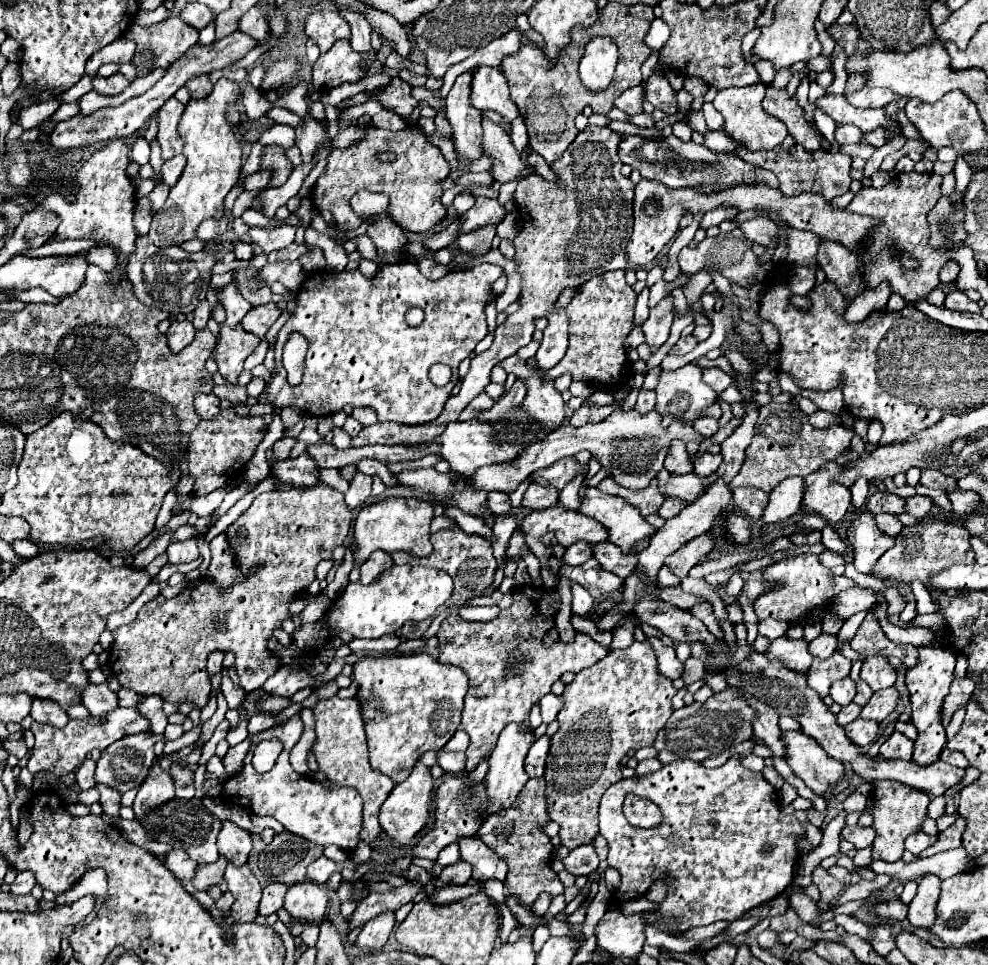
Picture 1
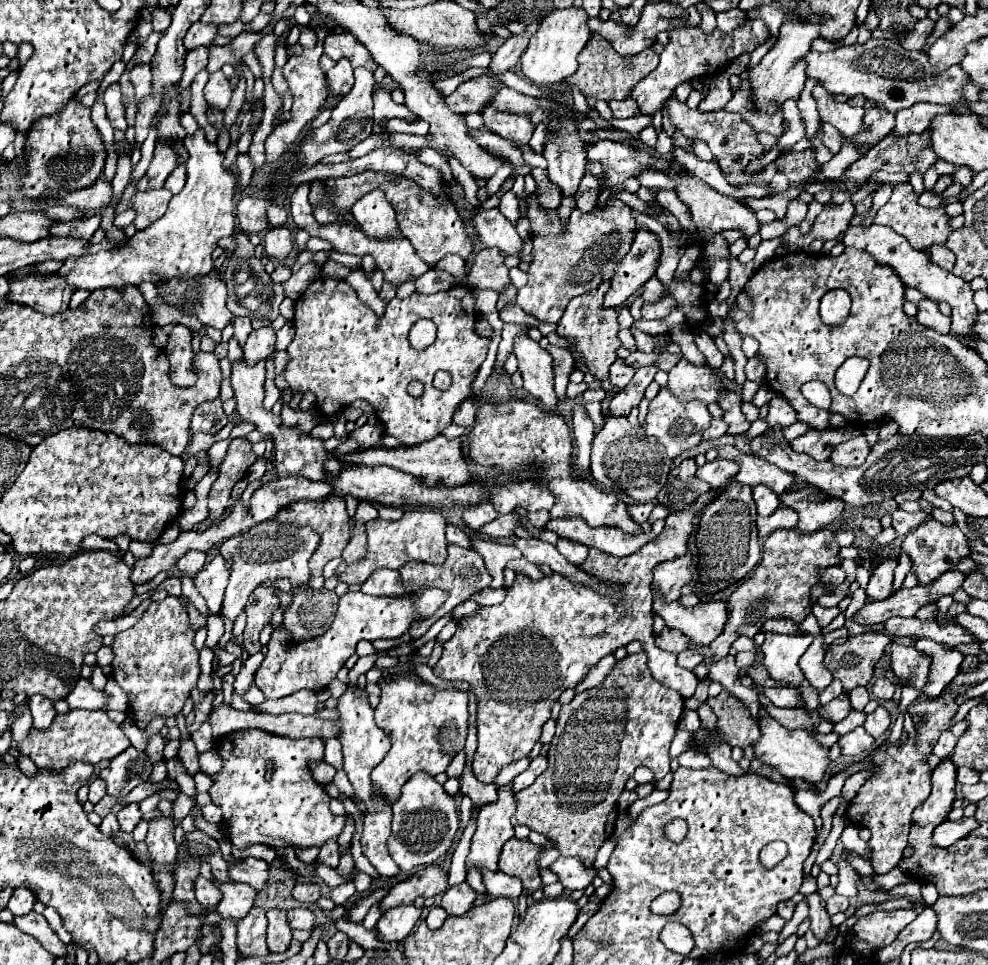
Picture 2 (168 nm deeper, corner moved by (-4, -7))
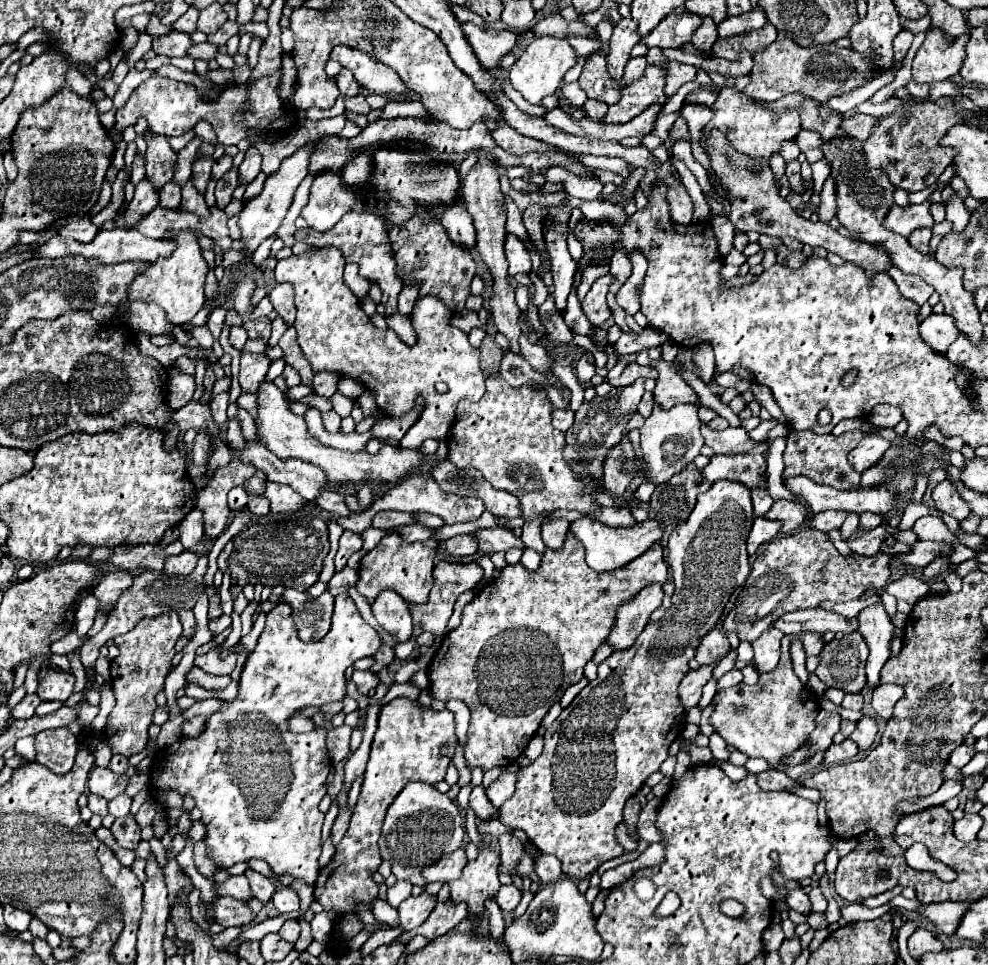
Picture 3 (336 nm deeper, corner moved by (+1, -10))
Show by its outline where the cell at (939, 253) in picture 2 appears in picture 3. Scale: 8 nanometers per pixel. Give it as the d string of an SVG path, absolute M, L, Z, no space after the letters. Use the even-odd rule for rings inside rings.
M918 228L918 230L914 230L908 238L910 238L912 246L918 248L922 254L928 254L928 252L930 252L930 246L928 246L928 242L930 242L930 238L932 238L932 230L930 230L930 228Z

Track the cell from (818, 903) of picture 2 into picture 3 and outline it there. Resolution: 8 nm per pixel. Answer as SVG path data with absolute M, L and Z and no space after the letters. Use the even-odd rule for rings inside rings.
M794 888L788 898L786 898L788 906L796 912L802 912L802 914L810 914L810 900L808 900L808 894L802 892L802 888Z

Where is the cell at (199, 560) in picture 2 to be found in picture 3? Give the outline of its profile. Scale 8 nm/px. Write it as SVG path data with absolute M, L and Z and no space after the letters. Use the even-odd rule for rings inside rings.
M184 550L182 554L168 556L164 560L164 574L168 574L168 576L174 576L174 574L188 576L196 568L196 562L198 562L198 556L194 552Z

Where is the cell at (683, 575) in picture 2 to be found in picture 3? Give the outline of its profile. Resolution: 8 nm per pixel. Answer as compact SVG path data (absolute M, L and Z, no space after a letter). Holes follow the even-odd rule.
M650 584L638 596L634 596L634 600L628 600L622 604L622 608L618 608L614 628L606 640L612 650L626 650L634 644L638 634L648 624L650 614L662 606L662 596L662 584Z

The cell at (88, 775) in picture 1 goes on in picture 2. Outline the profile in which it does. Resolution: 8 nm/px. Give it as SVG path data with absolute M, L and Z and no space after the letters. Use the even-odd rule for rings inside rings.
M101 777L91 779L91 781L89 781L89 801L91 801L91 803L97 803L103 795L105 795L103 779L101 779Z

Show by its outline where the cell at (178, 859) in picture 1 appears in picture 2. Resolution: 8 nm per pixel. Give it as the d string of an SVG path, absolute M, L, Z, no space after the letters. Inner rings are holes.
M199 875L195 881L195 899L207 909L215 909L221 901L221 891L209 879Z

